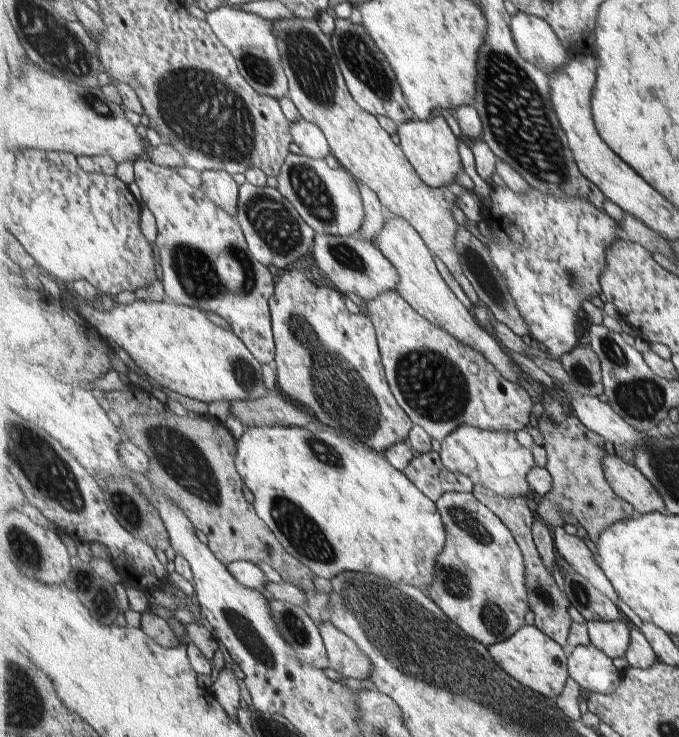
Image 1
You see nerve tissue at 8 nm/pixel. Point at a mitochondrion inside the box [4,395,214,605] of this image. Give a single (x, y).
(45, 470)

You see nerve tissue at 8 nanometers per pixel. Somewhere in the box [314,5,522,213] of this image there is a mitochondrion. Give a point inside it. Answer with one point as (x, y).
(362, 60)

